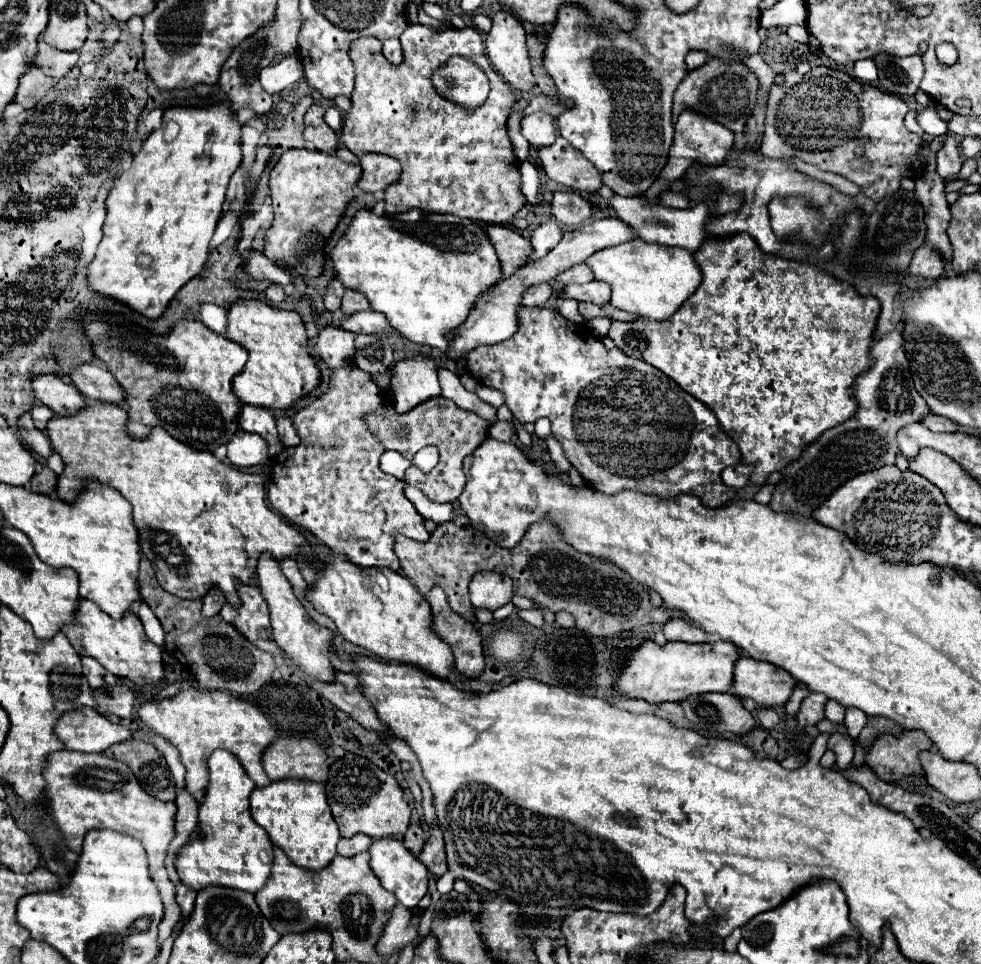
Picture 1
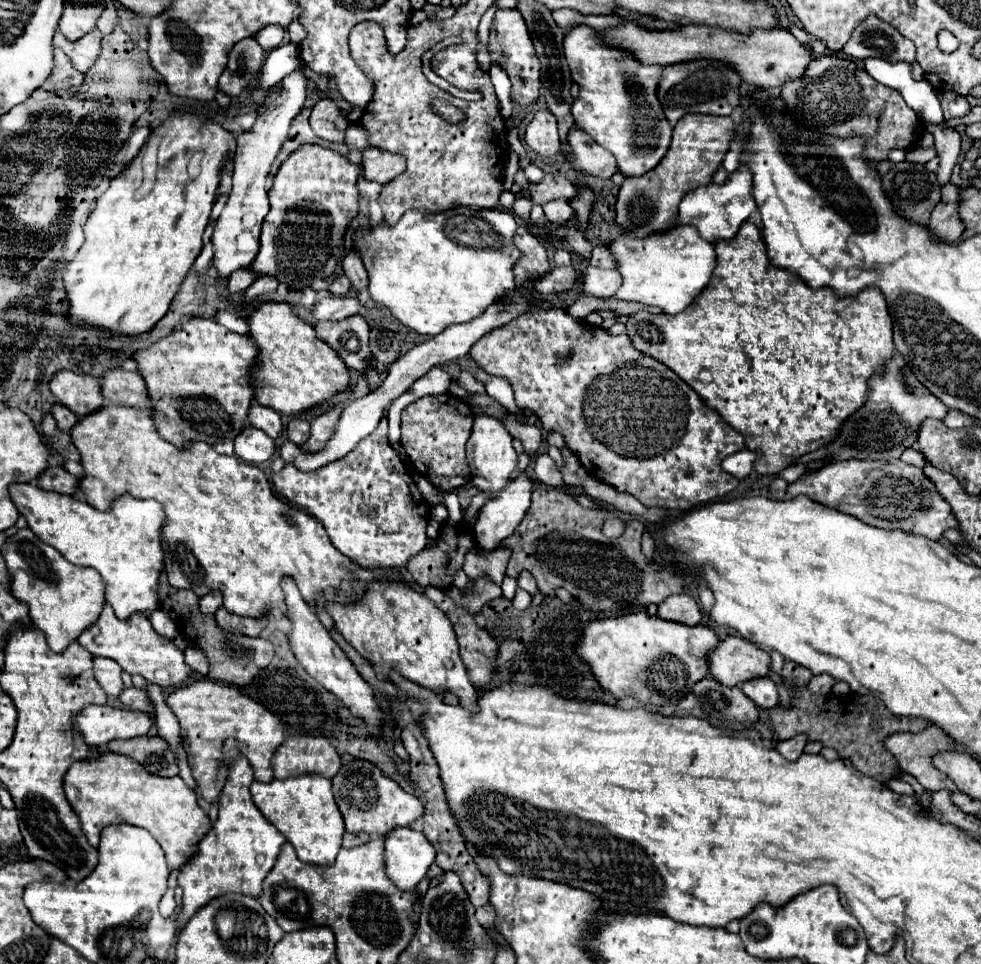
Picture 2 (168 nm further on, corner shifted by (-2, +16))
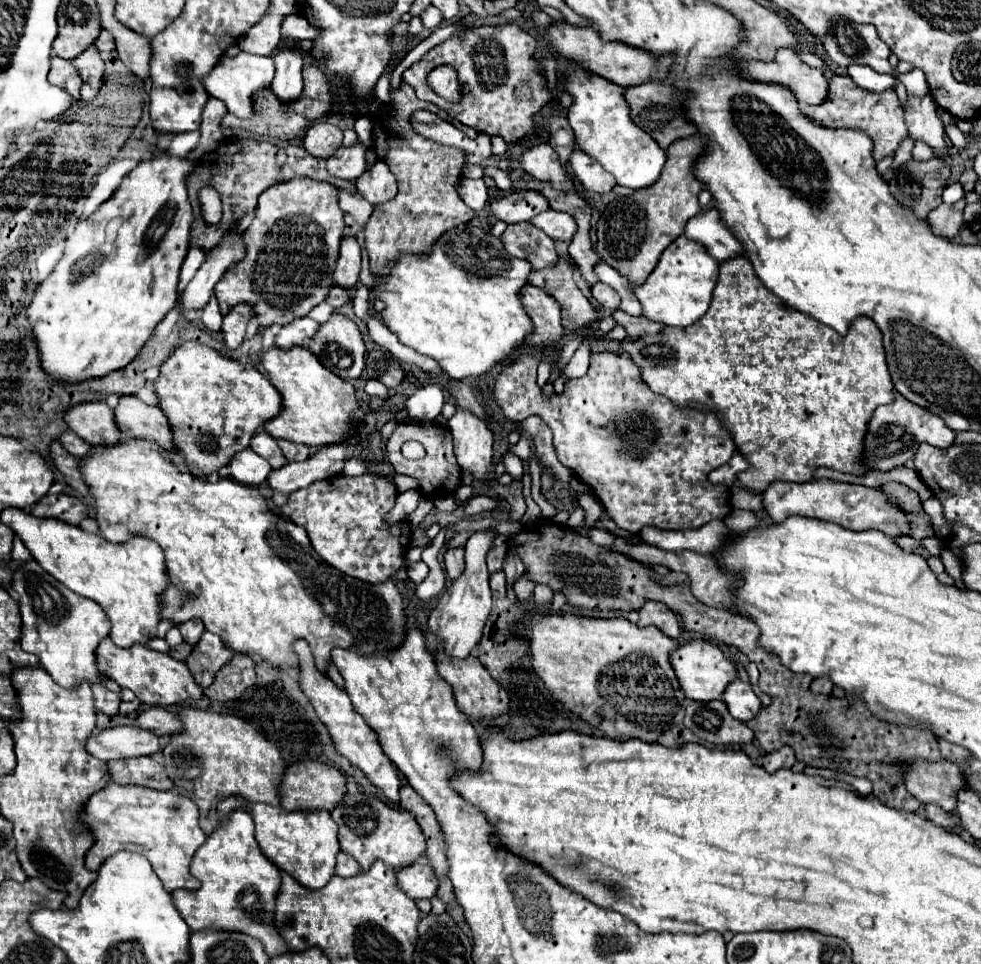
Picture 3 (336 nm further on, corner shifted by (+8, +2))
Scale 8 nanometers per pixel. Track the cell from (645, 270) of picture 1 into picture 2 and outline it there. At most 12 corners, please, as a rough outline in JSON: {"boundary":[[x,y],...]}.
{"boundary":[[680,224],[606,248],[613,297],[682,312],[706,288],[714,246]]}

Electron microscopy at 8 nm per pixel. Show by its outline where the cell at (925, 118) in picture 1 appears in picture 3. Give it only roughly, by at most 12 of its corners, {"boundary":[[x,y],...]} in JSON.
{"boundary":[[848,66],[848,76],[864,90],[896,88],[894,78],[870,66]]}

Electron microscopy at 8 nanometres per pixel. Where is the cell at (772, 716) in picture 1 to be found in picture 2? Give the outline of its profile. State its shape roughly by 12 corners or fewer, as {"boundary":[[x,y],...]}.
{"boundary":[[770,678],[748,680],[742,684],[760,708],[778,704],[776,684]]}

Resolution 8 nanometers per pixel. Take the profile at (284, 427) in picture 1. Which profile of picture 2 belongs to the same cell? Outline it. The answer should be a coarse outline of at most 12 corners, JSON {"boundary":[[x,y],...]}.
{"boundary":[[292,418],[286,432],[288,440],[304,444],[310,436],[306,420]]}

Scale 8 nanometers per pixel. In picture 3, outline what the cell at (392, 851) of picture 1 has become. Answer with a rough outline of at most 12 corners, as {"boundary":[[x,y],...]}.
{"boundary":[[426,860],[398,870],[400,890],[430,900],[438,888]]}

